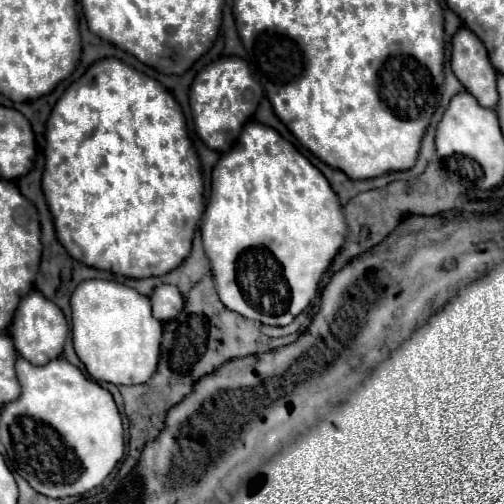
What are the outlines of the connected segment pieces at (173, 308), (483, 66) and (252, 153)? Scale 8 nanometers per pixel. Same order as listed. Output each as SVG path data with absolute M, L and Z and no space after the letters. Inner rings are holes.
M163 284L153 290L151 304L153 304L153 316L161 322L167 322L173 320L183 310L183 296L177 286Z
M459 28L451 40L451 68L459 82L469 90L485 108L497 106L497 72L487 58L483 42L469 30ZM495 90L495 102L493 102Z
M247 122L243 126L243 132L239 136L237 146L231 148L227 154L223 154L219 158L219 162L215 164L215 168L213 168L211 198L209 198L209 204L207 204L205 214L201 218L203 250L205 250L207 258L211 260L211 270L213 270L213 278L215 278L215 286L217 286L217 294L219 294L221 302L229 310L233 310L233 312L237 312L245 318L257 320L261 324L269 324L269 326L287 326L287 324L291 324L297 318L297 314L301 314L311 304L311 300L315 298L319 280L321 280L323 272L329 268L329 264L335 258L335 254L339 252L339 248L343 246L345 236L347 236L347 222L345 222L345 216L341 212L339 198L333 192L333 188L329 186L327 178L291 142L281 138L281 134L277 130L273 130L265 124L259 124L259 122Z

